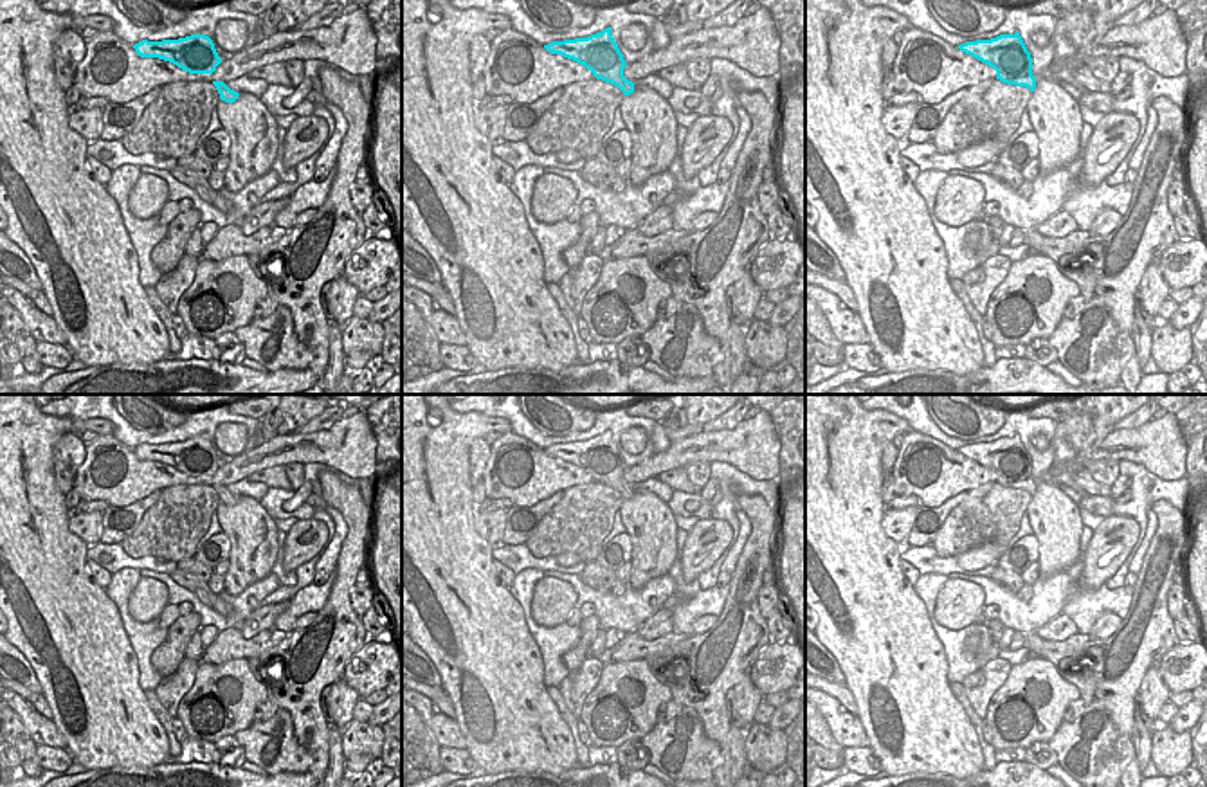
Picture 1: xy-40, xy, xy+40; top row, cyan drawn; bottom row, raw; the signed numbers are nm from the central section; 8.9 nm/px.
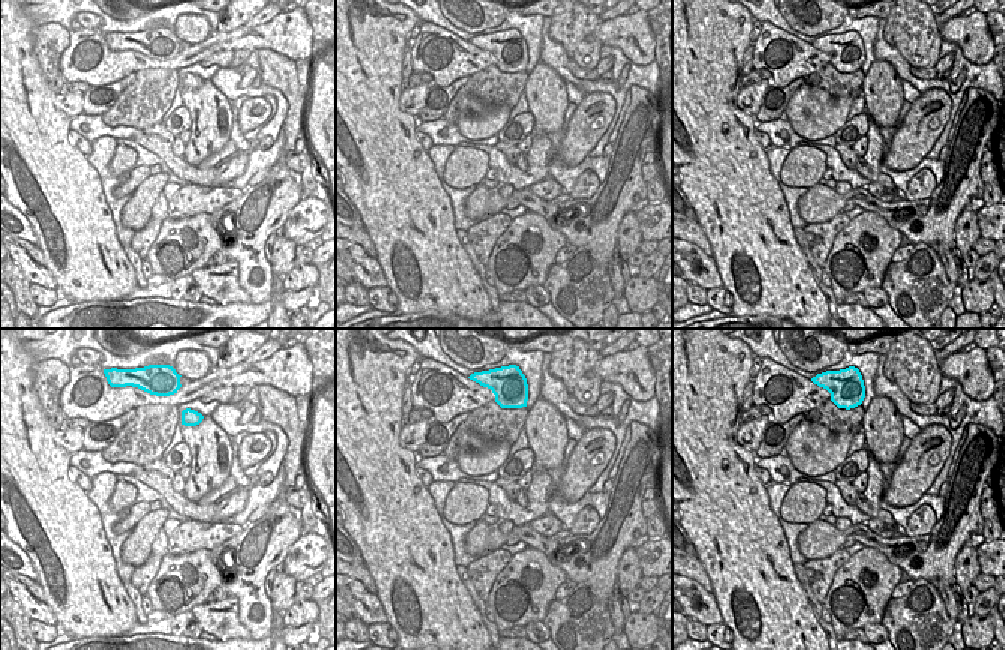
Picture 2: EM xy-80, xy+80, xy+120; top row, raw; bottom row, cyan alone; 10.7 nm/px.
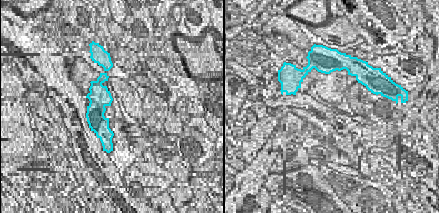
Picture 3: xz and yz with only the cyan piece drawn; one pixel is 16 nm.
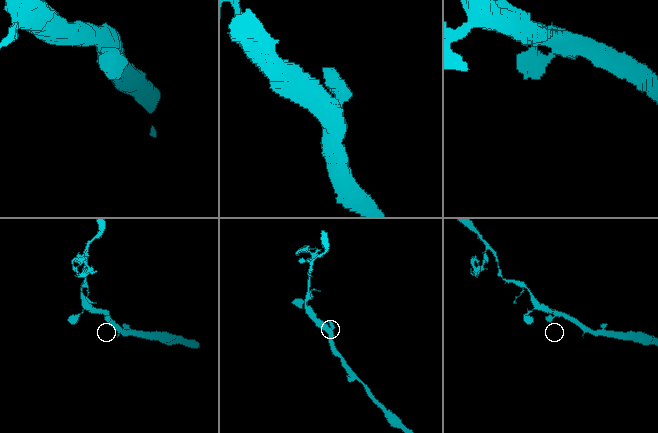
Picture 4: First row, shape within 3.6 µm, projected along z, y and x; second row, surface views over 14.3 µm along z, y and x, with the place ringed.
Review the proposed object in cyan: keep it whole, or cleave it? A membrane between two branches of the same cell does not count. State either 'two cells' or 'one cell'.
one cell

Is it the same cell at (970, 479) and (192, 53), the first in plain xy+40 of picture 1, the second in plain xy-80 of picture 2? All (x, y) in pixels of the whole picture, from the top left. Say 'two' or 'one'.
one

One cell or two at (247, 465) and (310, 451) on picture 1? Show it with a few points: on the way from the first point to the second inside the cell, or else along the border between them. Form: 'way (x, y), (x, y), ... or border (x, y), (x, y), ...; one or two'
way (263, 456), (294, 451); one

